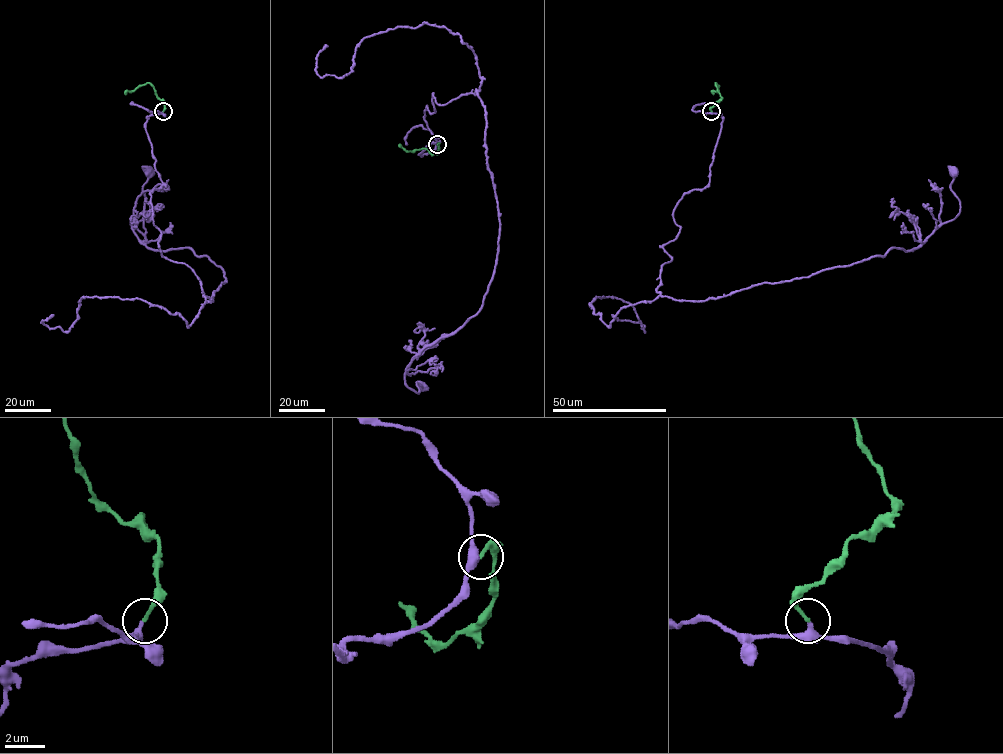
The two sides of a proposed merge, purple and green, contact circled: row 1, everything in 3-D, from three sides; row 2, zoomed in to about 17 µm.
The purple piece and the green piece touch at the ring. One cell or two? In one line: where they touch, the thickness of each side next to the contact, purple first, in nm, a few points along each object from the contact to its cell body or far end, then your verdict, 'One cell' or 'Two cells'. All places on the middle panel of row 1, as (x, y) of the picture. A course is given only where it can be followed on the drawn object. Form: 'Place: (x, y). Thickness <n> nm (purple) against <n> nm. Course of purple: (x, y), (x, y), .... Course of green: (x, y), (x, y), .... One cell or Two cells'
Place: (437, 144). Thickness 280 nm (purple) against 170 nm. Course of purple: (437, 144), (419, 154), (436, 142), (432, 95), (476, 89), (499, 235), (481, 309), (405, 370), (423, 387). Course of green: (437, 144), (439, 149), (433, 154), (423, 148), (411, 152), (399, 146). One cell

